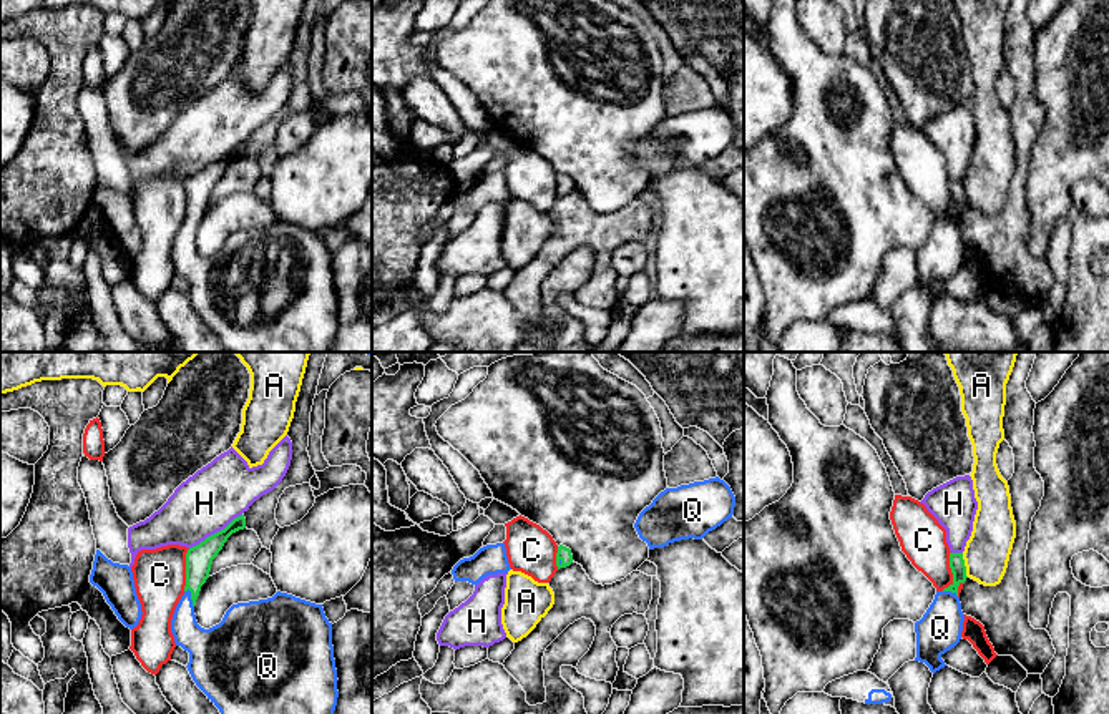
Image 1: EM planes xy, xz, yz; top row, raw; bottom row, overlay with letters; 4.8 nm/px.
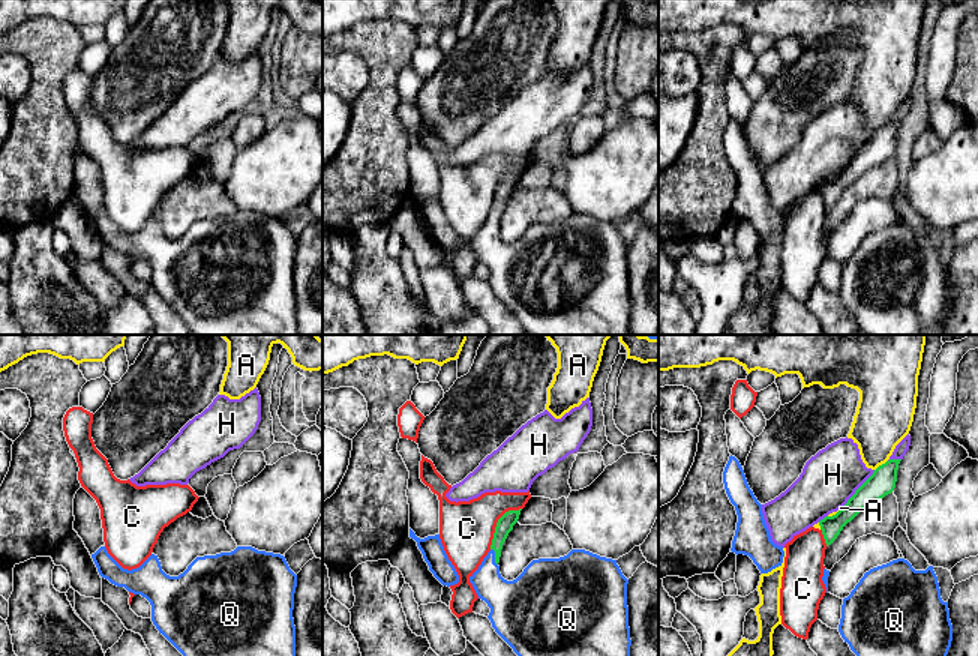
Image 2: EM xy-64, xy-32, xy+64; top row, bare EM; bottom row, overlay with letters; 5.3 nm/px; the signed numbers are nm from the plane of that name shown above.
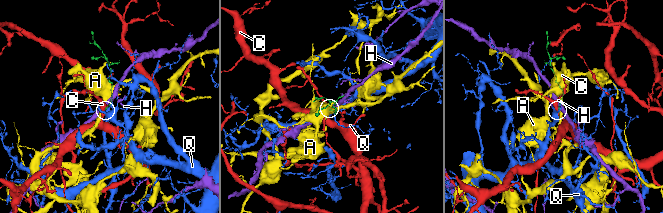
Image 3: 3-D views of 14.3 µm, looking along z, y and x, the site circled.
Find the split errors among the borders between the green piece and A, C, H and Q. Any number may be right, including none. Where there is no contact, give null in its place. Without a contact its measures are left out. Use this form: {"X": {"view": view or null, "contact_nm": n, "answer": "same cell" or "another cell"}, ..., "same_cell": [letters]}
{"A": {"view": "yz", "contact_nm": 120, "answer": "another cell"}, "C": {"view": "xy", "contact_nm": 220, "answer": "another cell"}, "H": {"view": "xy", "contact_nm": 300, "answer": "another cell"}, "Q": {"view": "xy", "contact_nm": 100, "answer": "same cell"}, "same_cell": ["Q"]}

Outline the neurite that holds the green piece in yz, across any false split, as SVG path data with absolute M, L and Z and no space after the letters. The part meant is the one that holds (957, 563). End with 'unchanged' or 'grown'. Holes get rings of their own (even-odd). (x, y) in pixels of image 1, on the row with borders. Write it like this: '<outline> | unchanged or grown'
M950 553L950 568L953 583L936 591L923 618L915 623L915 661L925 663L933 674L946 666L941 656L960 643L965 621L958 598L958 586L968 578L963 553Z | grown

